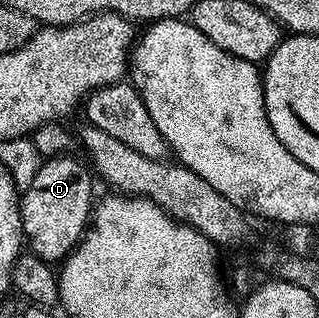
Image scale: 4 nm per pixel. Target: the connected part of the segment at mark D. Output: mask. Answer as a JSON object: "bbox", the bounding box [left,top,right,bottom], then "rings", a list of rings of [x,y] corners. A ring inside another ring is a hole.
{"bbox":[21,157,93,261],"rings":[[[51,157],[40,162],[37,177],[21,195],[26,246],[30,254],[48,261],[61,261],[75,250],[93,214],[92,172],[86,162],[67,158],[71,157]]]}

